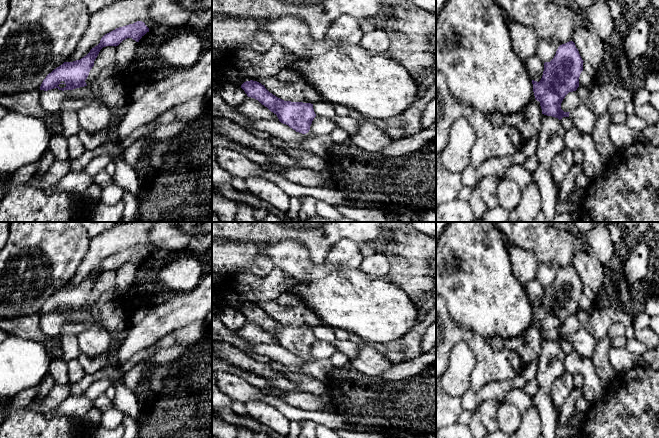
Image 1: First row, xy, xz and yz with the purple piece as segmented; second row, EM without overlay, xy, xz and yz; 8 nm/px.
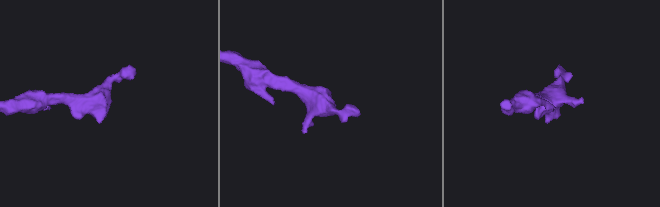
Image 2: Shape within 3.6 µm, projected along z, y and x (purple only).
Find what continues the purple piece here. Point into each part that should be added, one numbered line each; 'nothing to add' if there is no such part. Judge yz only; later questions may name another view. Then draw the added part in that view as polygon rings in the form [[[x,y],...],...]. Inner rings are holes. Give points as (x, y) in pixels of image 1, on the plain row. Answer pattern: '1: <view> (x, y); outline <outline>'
1: yz (583, 342); outline [[[581,327],[578,331],[570,335],[569,342],[575,352],[585,358],[592,358],[597,339],[585,328]]]

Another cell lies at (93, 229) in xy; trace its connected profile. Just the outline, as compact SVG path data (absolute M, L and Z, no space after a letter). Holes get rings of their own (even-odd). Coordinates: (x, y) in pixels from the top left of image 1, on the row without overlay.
M80 222L90 237L98 236L114 227L118 222Z

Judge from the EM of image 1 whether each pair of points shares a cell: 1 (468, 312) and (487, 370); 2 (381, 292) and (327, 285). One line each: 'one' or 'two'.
1: two
2: one

